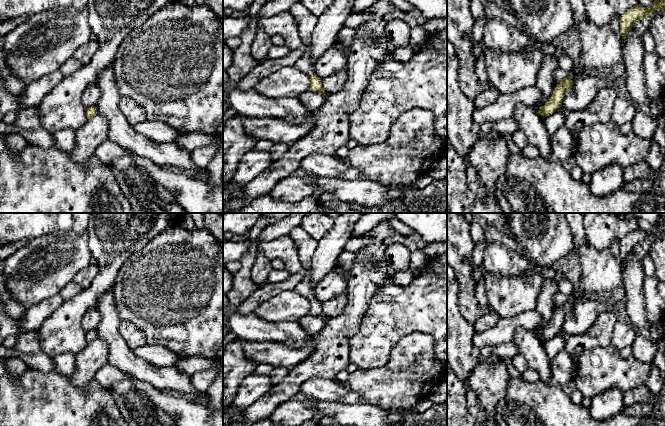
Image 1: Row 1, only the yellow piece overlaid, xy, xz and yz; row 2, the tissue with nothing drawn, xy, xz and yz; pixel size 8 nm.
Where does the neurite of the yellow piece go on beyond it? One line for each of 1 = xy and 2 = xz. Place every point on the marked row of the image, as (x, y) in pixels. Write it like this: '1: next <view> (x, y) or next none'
1: next none
2: next xz (307, 21)

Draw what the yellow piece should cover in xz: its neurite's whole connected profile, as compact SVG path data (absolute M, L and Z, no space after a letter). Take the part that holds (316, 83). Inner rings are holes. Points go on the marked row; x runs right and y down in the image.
M300 1L295 3L290 9L290 14L298 20L298 32L307 50L299 58L294 67L298 68L310 77L310 91L326 93L322 87L322 80L315 74L314 62L310 57L312 42L311 37L317 24L317 17L314 16Z

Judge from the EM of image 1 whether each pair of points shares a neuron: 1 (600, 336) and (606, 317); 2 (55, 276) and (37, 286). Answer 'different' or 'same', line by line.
1: same
2: same

